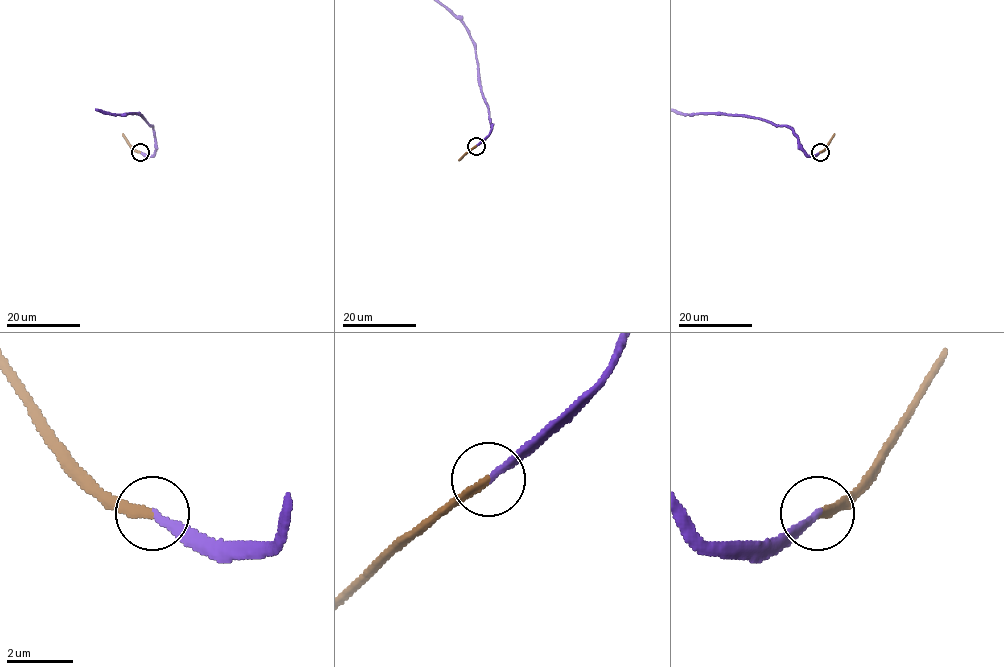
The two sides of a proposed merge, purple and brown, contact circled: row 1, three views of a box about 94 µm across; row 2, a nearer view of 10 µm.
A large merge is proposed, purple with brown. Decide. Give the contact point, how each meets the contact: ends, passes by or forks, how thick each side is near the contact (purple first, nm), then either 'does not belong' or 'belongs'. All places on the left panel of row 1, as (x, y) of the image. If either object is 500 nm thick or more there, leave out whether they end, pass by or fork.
at (140, 152); purple ends there; brown ends there; 220 nm thick on the purple side, 240 nm on the other; belongs

